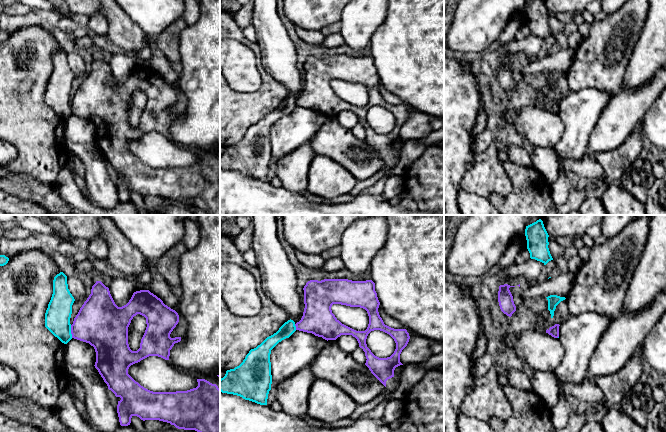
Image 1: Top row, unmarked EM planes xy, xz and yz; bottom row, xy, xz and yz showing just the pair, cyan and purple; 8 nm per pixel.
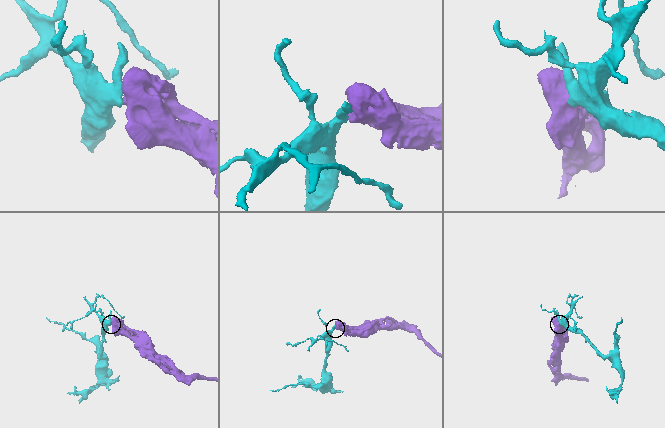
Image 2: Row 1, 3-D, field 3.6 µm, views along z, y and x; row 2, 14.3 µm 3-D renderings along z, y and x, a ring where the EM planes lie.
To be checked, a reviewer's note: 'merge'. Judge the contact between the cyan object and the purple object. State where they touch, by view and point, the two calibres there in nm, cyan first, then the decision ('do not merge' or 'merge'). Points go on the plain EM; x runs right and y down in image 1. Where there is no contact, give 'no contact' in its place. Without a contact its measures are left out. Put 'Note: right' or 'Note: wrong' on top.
Note: wrong
contact xy (70, 107); calibres 200 and 380 nm; do not merge

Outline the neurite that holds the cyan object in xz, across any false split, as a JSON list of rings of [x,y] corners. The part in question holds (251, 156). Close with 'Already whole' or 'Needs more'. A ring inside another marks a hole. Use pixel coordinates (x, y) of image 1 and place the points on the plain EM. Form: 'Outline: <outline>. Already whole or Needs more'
Outline: [[[290,95],[276,109],[251,125],[239,142],[227,146],[225,152],[220,155],[220,167],[260,181],[267,181],[272,160],[271,126],[295,107],[295,98]]]. Already whole

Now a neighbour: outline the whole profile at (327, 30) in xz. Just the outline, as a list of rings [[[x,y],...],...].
[[[336,22],[336,23],[332,23],[330,25],[324,26],[320,29],[320,32],[324,35],[324,36],[328,36],[331,35],[333,33],[338,33],[341,30],[341,23],[340,22]]]

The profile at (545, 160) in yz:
[[[534,146],[529,155],[532,160],[533,168],[540,173],[547,184],[553,184],[559,174],[559,157],[554,148]]]

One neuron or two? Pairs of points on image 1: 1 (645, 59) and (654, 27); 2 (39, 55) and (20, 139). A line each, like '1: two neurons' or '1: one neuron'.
1: one neuron
2: one neuron

